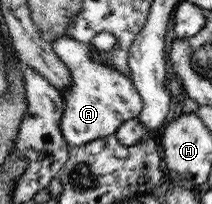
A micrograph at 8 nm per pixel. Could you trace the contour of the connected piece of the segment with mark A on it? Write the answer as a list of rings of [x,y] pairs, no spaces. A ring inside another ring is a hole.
[[[103,31],[95,35],[92,43],[81,43],[69,35],[63,35],[52,42],[53,52],[59,57],[59,60],[67,66],[71,74],[71,87],[62,93],[63,95],[63,119],[61,119],[61,134],[66,142],[72,148],[85,143],[93,142],[94,139],[101,139],[108,135],[115,134],[125,121],[136,119],[142,113],[143,99],[138,89],[134,87],[133,79],[129,79],[111,66],[107,62],[97,62],[97,55],[107,55],[109,52],[117,50],[119,47],[118,39],[112,33]]]

